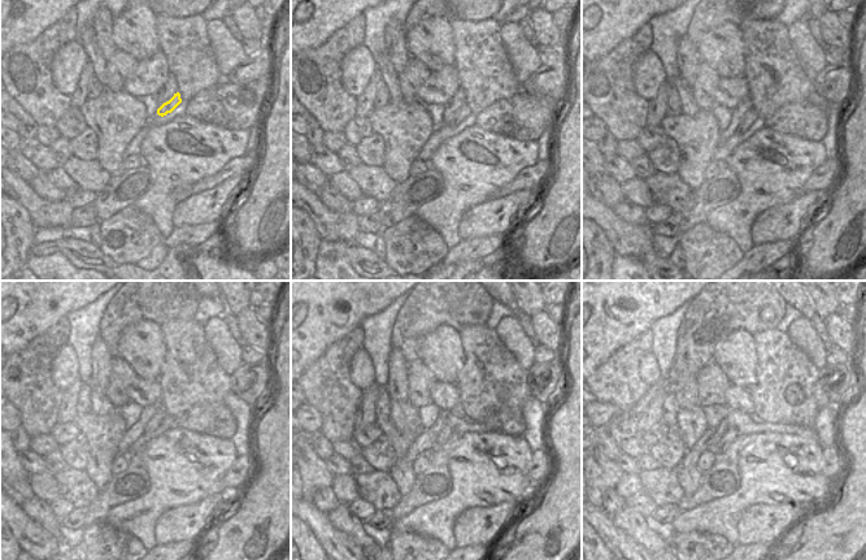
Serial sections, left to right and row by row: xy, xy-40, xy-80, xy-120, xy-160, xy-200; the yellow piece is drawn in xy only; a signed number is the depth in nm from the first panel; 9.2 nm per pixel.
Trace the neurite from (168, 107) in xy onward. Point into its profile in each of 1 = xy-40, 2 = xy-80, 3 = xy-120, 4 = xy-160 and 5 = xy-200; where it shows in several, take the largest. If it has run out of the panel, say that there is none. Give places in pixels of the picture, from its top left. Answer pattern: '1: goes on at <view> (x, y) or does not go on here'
1: goes on at xy-40 (462, 118)
2: goes on at xy-80 (751, 122)
3: goes on at xy-120 (161, 422)
4: goes on at xy-160 (445, 432)
5: goes on at xy-200 (719, 448)

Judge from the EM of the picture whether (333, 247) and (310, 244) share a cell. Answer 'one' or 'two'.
two

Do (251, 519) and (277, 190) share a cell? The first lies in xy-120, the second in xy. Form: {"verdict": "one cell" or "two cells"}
{"verdict": "one cell"}

